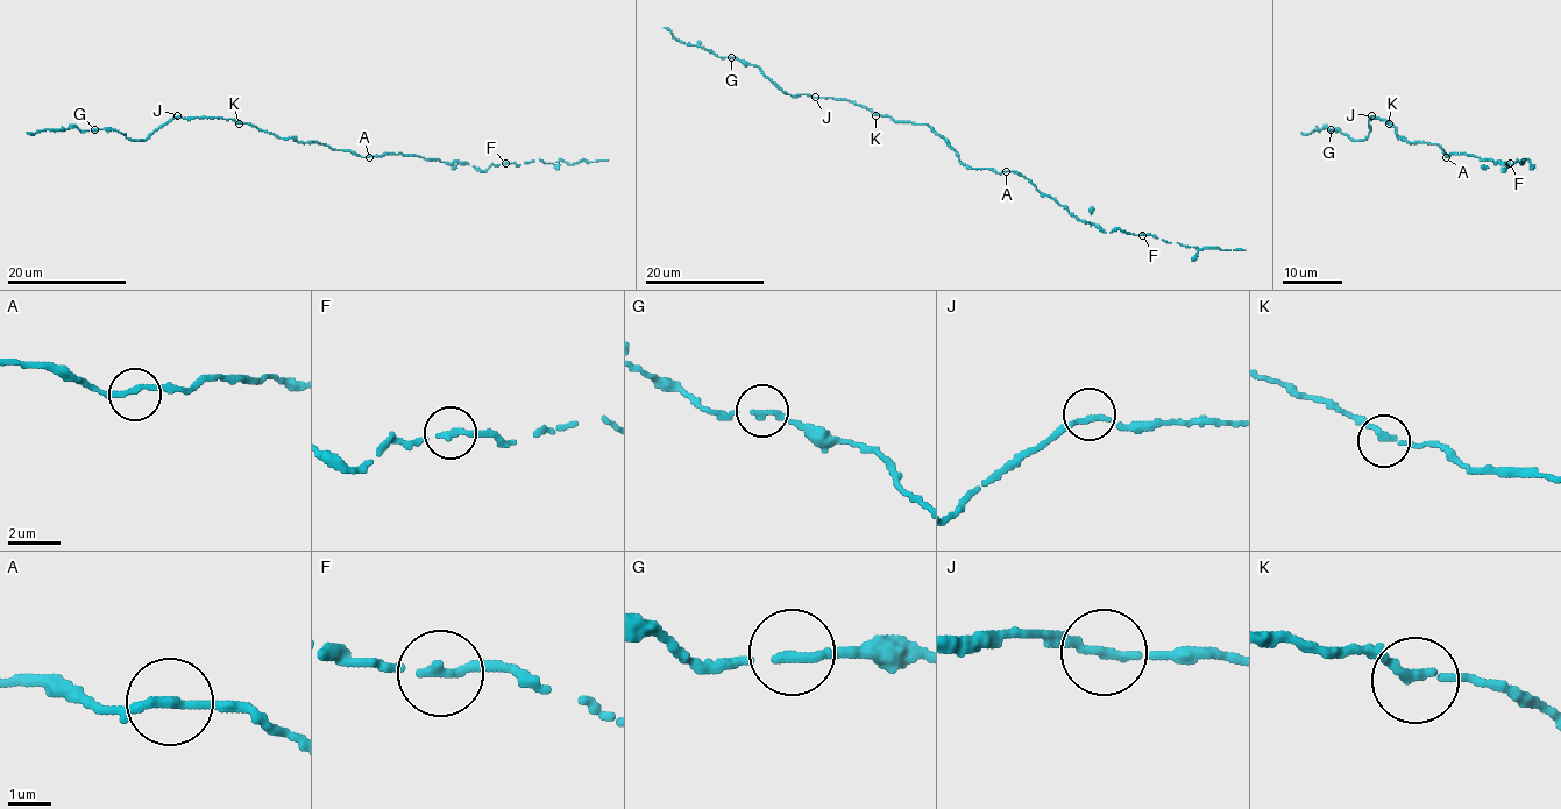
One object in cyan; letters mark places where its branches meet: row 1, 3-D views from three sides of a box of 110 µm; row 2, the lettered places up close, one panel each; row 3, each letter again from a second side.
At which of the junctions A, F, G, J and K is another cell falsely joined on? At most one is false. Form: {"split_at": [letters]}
{"split_at": []}

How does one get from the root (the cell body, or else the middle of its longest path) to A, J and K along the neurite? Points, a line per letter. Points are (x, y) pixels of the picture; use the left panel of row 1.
A: (317, 142), (369, 157)
J: (317, 142), (278, 137), (231, 119), (177, 115)
K: (317, 142), (278, 137), (249, 123), (239, 123)

